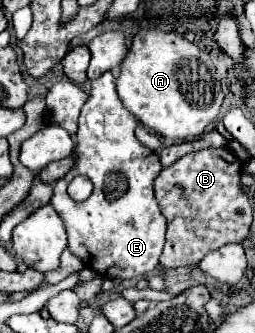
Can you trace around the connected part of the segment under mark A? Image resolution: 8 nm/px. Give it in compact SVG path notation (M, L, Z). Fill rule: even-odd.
M143 29L135 35L127 57L121 63L117 77L117 93L125 107L153 133L171 141L193 141L205 133L205 129L219 117L225 93L221 89L221 79L211 57L197 45L175 33L163 33L157 29Z

